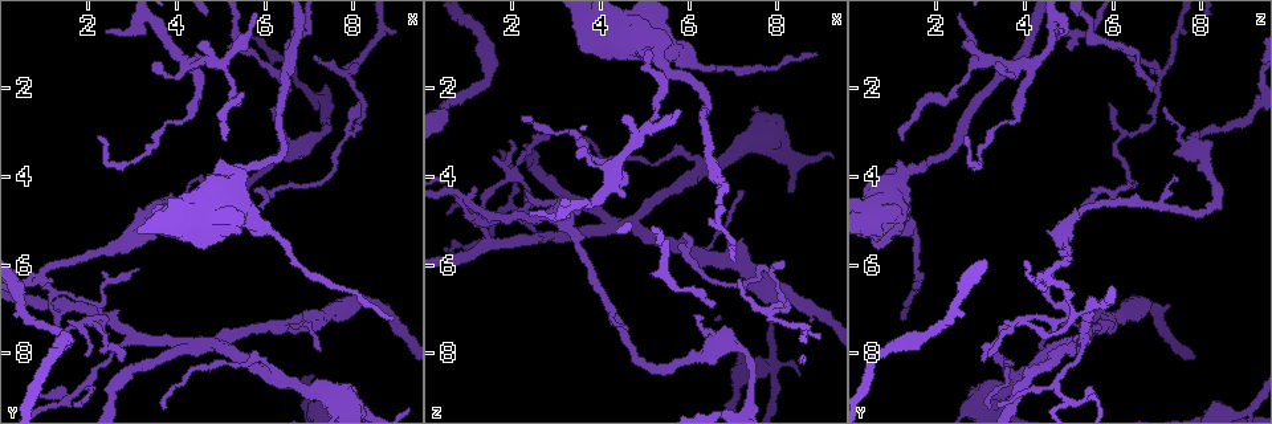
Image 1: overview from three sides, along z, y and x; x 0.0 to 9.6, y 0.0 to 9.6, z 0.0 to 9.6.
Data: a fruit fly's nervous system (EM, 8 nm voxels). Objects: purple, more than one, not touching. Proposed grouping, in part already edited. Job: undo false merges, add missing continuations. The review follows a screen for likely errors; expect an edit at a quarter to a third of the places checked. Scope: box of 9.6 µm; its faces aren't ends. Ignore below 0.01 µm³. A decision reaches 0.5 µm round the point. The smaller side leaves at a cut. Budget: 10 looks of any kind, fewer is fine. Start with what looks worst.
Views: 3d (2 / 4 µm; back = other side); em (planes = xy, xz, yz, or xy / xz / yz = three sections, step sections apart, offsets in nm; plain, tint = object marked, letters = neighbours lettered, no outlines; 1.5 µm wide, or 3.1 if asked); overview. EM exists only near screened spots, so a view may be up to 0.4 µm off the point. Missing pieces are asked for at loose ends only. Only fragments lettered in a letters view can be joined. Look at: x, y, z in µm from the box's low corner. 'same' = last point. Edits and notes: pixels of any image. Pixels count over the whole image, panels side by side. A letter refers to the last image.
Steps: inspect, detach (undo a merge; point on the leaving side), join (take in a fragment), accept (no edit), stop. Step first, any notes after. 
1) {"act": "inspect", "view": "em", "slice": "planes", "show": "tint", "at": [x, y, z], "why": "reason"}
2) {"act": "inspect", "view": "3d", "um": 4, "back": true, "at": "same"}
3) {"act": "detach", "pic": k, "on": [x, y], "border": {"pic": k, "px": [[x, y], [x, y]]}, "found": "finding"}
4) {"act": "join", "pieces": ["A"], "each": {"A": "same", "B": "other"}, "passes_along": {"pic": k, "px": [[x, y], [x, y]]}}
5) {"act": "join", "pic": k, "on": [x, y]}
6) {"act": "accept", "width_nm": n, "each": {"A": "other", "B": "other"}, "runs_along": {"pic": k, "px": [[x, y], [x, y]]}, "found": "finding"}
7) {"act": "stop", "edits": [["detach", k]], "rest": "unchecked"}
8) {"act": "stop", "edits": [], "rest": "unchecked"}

{"act": "inspect", "view": "3d", "um": 4, "at": [8.95, 7.20, 1.25]}

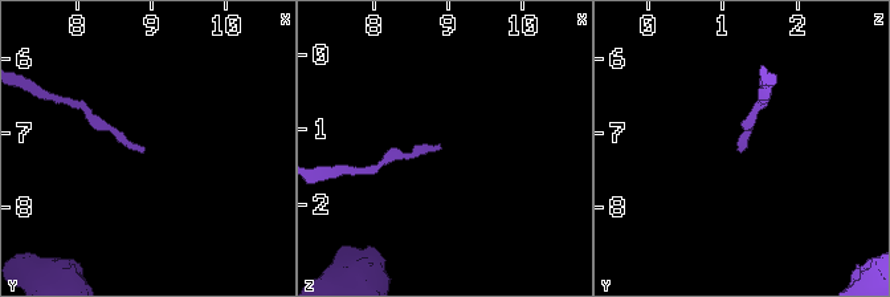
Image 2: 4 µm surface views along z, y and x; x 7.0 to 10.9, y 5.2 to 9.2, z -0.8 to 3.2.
{"act": "inspect", "view": "em", "slice": "xz", "step": 4, "show": "tint", "at": [8.90, 7.20, 1.25], "why": "need the tissue"}

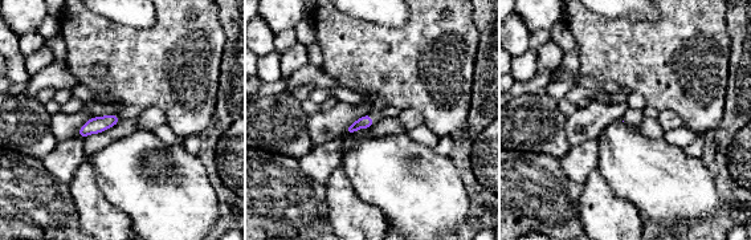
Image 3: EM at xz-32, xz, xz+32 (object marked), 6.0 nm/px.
{"act": "inspect", "view": "em", "slice": "planes", "show": "letters", "at": "same", "why": "another direction"}

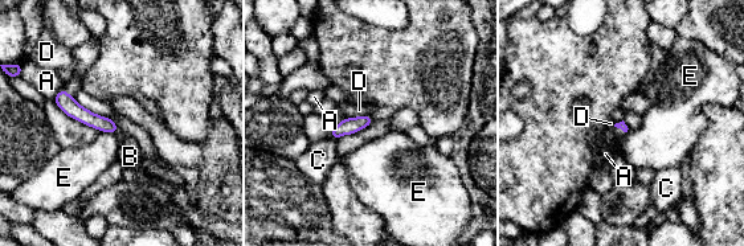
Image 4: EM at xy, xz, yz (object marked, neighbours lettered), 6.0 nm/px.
{"act": "join", "pieces": ["B"], "each": {"A": "other", "B": "same", "C": "other", "D": "other", "E": "other"}, "passes_along": {"pic": 4, "px": [[81, 114], [115, 131], [130, 156]]}, "found": "it goes on there"}

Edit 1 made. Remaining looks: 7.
{"act": "inspect", "view": "overview", "why": "redraw"}

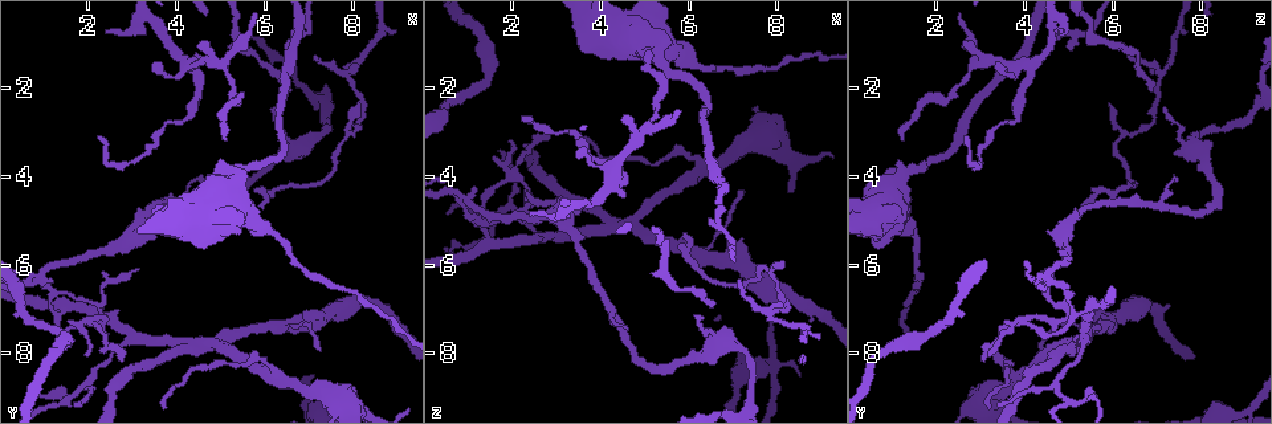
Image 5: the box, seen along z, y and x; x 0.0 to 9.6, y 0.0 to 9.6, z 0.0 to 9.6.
{"act": "inspect", "view": "3d", "um": 2, "back": true, "at": [3.50, 1.45, 3.40], "why": "an open end"}

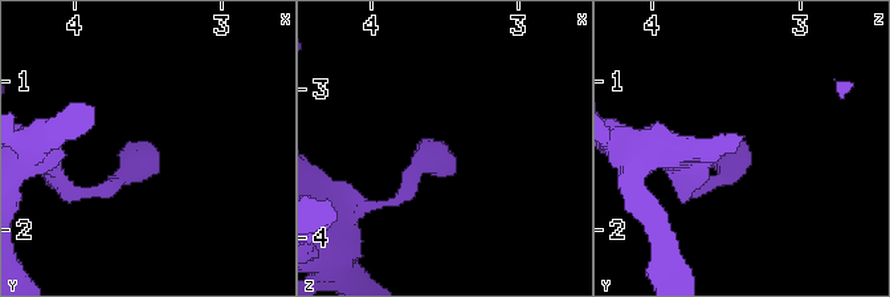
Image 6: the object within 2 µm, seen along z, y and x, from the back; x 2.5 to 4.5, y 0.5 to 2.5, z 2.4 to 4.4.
{"act": "inspect", "view": "em", "slice": "xy", "step": 4, "show": "letters", "at": [3.48, 1.42, 3.38]}

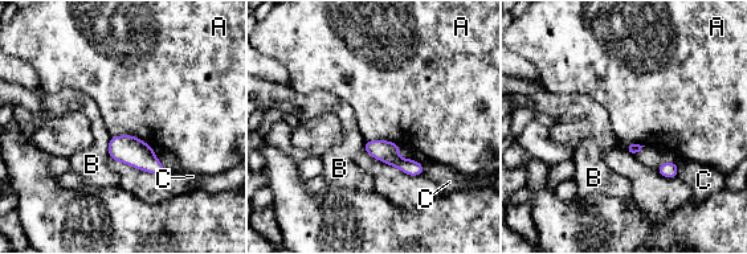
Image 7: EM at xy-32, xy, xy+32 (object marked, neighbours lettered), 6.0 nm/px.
{"act": "accept", "longest_contact_nm": ["A", 260], "each": {"A": "other", "B": "other", "C": "other"}, "runs_along": {"pic": 7, "px": [[367, 147], [420, 169]]}, "found": "no lettered fragment goes on from it"}

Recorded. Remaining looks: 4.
{"act": "inspect", "view": "3d", "um": 2, "at": [1.00, 6.30, 4.55], "why": "abrupt turn"}

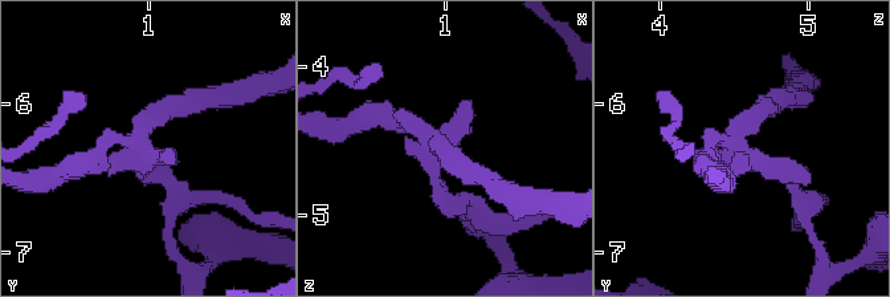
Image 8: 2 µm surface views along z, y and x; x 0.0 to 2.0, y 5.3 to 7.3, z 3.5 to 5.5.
{"act": "inspect", "view": "em", "slice": "planes", "show": "plain", "at": [0.92, 6.34, 4.58], "arms": 3}

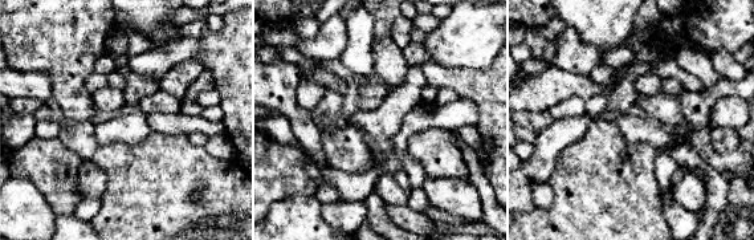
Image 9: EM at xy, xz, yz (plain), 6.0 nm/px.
{"act": "inspect", "view": "em", "slice": "planes", "show": "letters", "at": "same", "why": "what lies round it"}

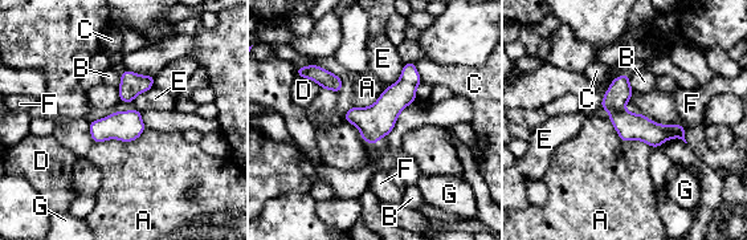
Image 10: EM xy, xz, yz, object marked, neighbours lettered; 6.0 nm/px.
{"act": "detach", "pic": 10, "on": [629, 126], "longest_contact_nm": ["A", 340], "each": {"A": "other", "B": "other", "C": "other", "D": "other", "E": "other", "F": "other", "G": "other"}, "border": {"pic": 10, "px": [[624, 109], [609, 114]]}, "found": "a second cell is stuck on"}

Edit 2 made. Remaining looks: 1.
{"act": "inspect", "view": "em", "slice": "planes", "show": "letters", "at": [3.15, 3.50, 2.95], "why": "thin neck"}

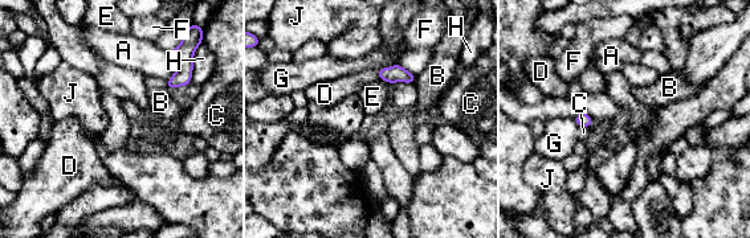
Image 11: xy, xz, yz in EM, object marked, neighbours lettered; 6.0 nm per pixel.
{"act": "accept", "each": {"A": "other", "B": "other", "C": "other", "D": "other", "E": "other", "F": "other", "G": "other", "H": "other", "J": "other"}, "found": "continuous, no second cell"}

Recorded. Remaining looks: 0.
{"act": "stop", "edits": [["join", 4], ["detach", 10]], "rest": "unchecked"}

